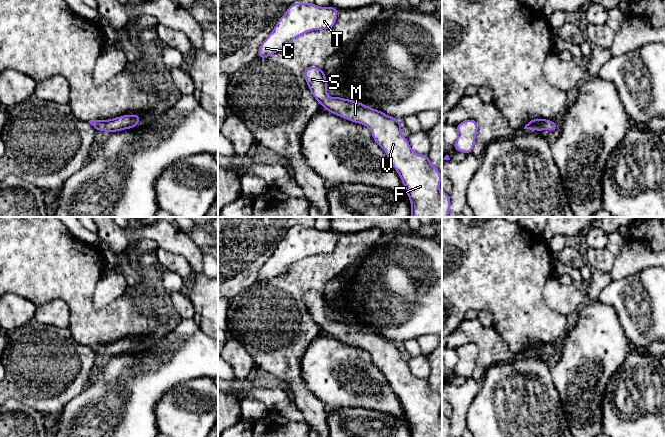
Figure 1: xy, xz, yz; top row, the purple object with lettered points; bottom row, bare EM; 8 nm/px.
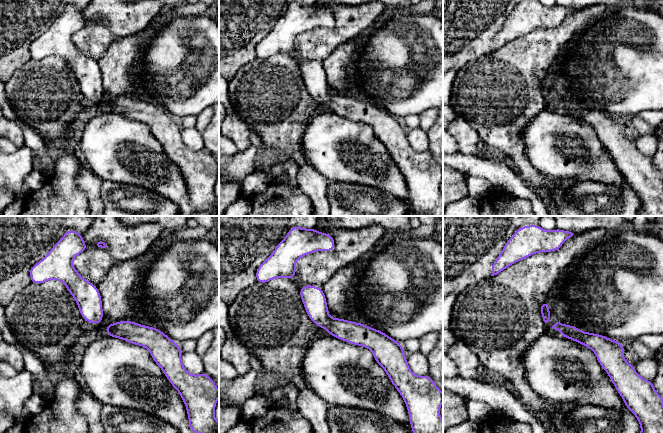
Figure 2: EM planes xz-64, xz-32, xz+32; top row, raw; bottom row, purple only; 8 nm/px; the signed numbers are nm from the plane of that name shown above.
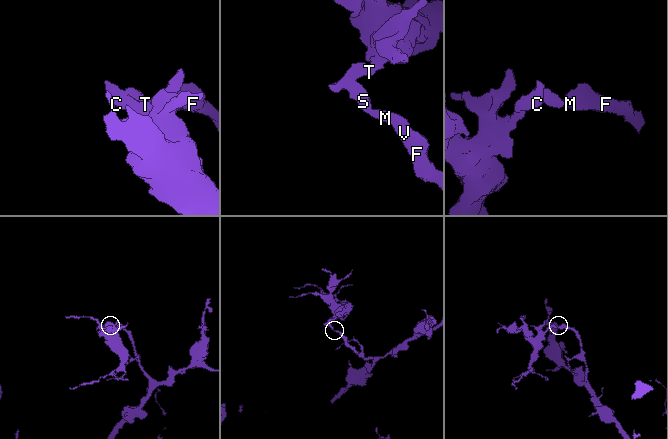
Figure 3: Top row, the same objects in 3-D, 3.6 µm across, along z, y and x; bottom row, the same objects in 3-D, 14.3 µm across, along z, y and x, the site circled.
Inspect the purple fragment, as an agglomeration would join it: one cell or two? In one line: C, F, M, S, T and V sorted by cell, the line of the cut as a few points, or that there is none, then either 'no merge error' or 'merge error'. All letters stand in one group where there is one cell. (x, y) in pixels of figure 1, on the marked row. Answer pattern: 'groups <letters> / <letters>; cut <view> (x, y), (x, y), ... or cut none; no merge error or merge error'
groups C F M S T V; cut none; no merge error

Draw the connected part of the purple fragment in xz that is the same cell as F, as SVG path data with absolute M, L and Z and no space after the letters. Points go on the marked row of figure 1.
M309 66L304 70L304 77L314 98L328 112L363 124L371 130L373 140L385 151L402 180L412 205L411 217L442 217L441 173L431 164L428 155L417 154L410 148L407 138L401 134L401 122L360 102L341 97L328 97L326 75L323 69Z

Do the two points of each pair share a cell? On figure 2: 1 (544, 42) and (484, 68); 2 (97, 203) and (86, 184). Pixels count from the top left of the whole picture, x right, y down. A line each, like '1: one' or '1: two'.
1: one
2: one

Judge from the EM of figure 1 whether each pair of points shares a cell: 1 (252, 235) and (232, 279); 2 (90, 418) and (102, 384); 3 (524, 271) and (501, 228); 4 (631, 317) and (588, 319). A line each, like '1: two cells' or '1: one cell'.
1: one cell
2: one cell
3: one cell
4: two cells

